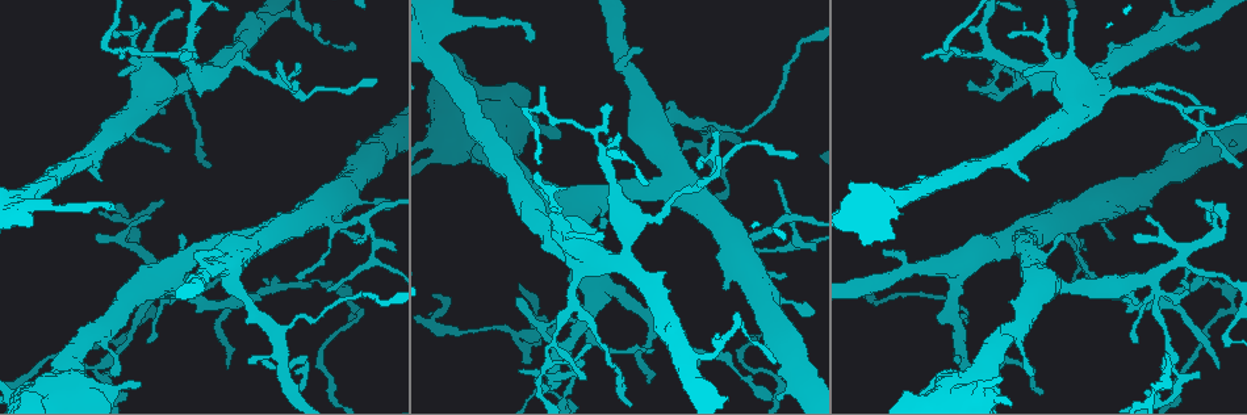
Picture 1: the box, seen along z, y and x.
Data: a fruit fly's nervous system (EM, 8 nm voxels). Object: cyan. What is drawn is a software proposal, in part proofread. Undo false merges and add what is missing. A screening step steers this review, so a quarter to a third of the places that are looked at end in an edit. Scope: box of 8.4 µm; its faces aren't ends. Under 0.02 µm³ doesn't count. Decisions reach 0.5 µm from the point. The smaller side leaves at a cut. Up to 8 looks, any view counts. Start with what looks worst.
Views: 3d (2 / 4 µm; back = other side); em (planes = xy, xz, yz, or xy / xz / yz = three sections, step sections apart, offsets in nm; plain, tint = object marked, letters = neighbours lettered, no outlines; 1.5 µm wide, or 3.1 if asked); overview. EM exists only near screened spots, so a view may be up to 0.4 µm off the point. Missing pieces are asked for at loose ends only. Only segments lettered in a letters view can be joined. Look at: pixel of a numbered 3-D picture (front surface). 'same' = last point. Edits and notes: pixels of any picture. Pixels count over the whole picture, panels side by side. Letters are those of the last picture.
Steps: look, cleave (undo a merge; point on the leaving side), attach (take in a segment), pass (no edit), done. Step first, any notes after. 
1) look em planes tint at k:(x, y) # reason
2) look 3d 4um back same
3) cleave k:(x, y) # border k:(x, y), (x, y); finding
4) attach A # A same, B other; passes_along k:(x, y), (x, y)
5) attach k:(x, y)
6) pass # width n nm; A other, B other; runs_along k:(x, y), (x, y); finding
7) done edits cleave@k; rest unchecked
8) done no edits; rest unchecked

look em xz step 4 letters at 1:(112, 202) # free end

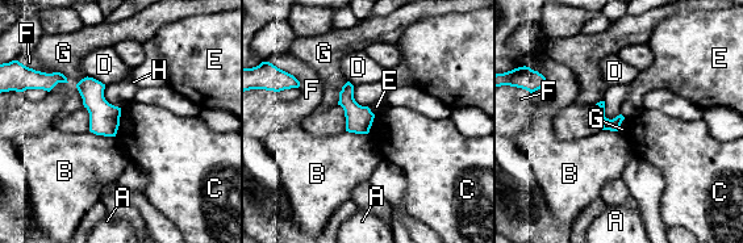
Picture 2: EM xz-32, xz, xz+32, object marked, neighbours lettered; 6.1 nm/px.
look em planes letters same

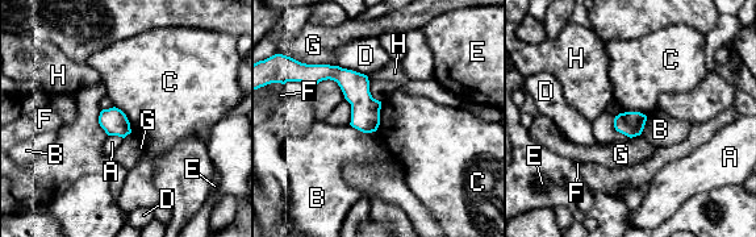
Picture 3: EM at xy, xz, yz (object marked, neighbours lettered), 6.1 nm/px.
pass # width 160 nm; A other, B other, C other, D other, E other, F other, G other, H other; border 3:(381, 102), (380, 124), (375, 131); no lettered segment goes on from it

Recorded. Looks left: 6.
look em planes plain at 1:(267, 278) # tapers out

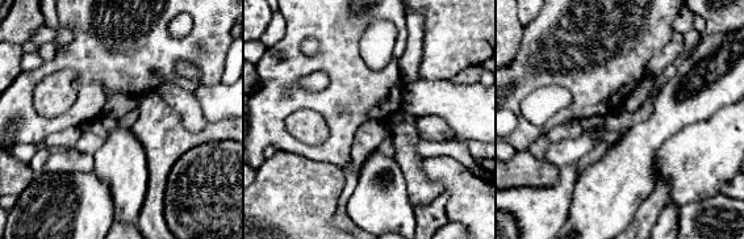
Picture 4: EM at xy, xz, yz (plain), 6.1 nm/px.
look em planes letters same # what lies round it

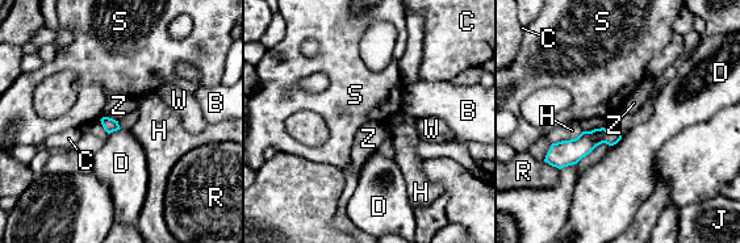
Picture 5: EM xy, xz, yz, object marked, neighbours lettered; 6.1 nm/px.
pass # B other, C other, D other, H other, J other, R other, S other, W other, Z other; runs_along 5:(617, 135), (551, 153); none of them fits

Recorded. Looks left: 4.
look 3d 4um at 1:(1172, 370) # branch point

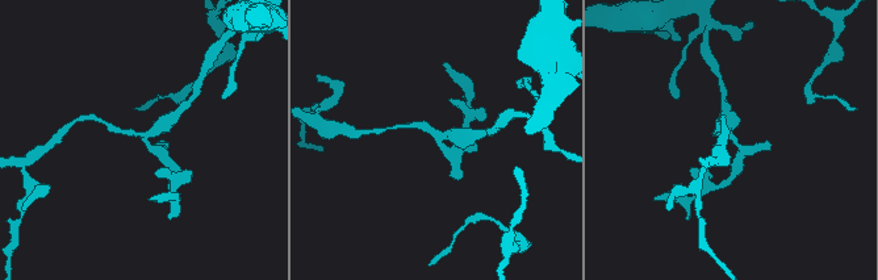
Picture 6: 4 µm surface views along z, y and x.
look em planes letters at 6:(732, 133) # need the tissue

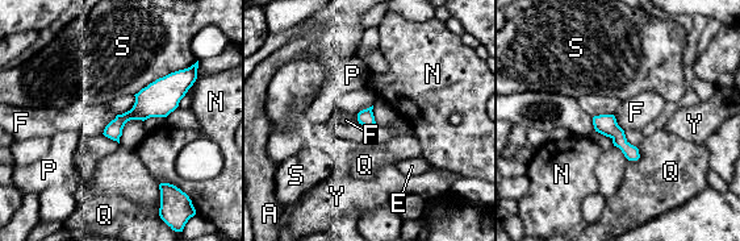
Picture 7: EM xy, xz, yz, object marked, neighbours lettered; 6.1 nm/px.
pass # A other, E other, F other, N other, P other, Q other, S other, Y other; runs_along 7:(184, 82), (107, 132); all the same cell

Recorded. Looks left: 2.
done no edits; rest unchecked

